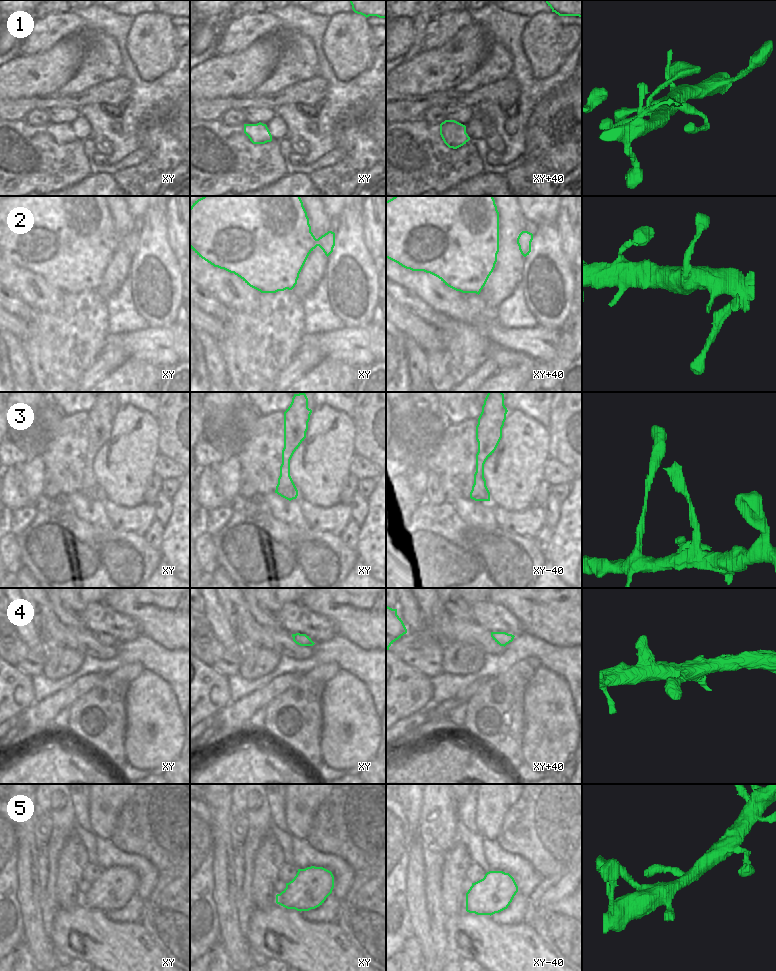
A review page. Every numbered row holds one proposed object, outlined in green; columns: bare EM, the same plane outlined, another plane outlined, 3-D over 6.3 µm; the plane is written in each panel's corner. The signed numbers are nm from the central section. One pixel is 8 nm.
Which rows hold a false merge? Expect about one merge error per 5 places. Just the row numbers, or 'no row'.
no row

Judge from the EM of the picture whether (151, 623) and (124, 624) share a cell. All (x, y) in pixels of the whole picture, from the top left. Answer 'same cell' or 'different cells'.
different cells

